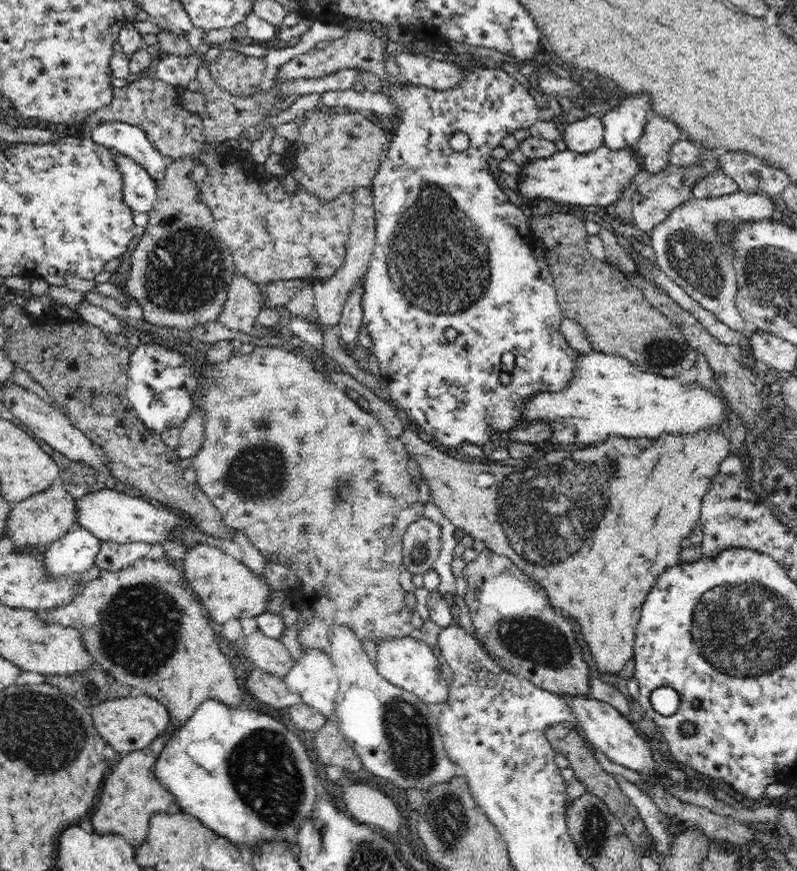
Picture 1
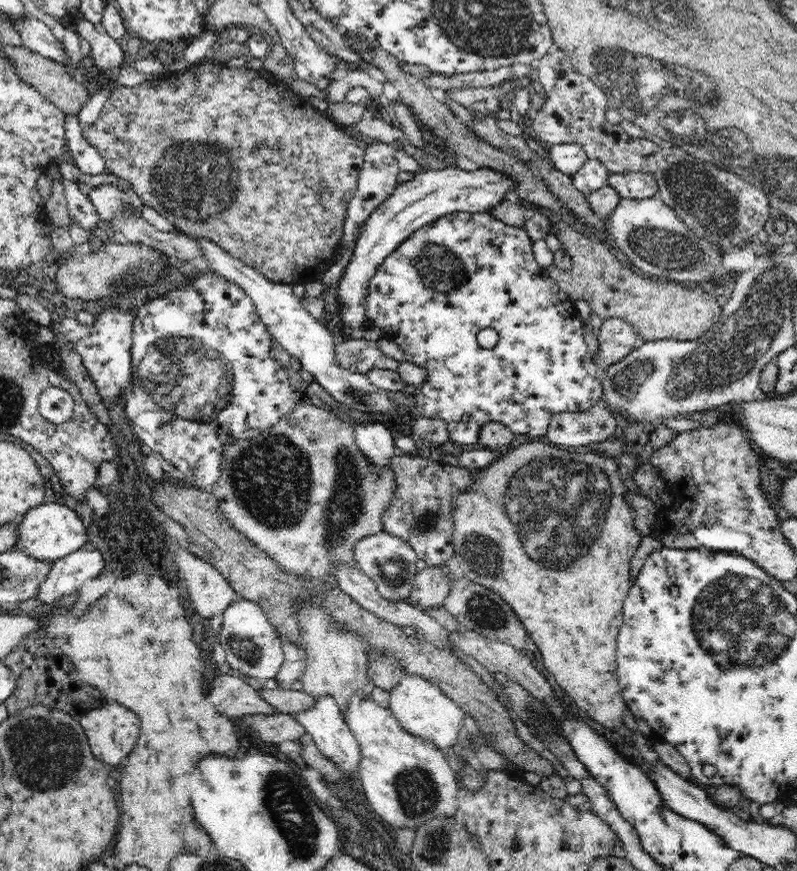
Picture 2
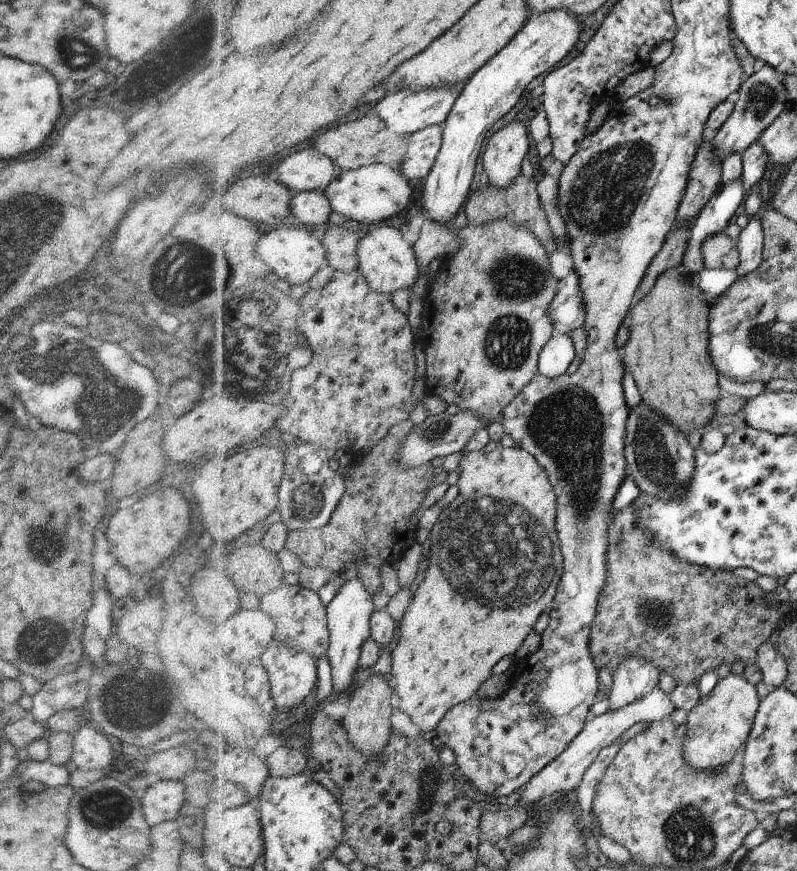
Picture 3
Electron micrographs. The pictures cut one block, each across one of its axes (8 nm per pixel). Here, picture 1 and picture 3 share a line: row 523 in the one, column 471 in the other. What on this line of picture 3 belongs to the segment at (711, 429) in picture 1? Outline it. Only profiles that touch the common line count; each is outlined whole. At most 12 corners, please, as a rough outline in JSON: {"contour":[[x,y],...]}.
{"contour":[[463,455],[392,654],[437,730],[556,598],[544,468]]}

